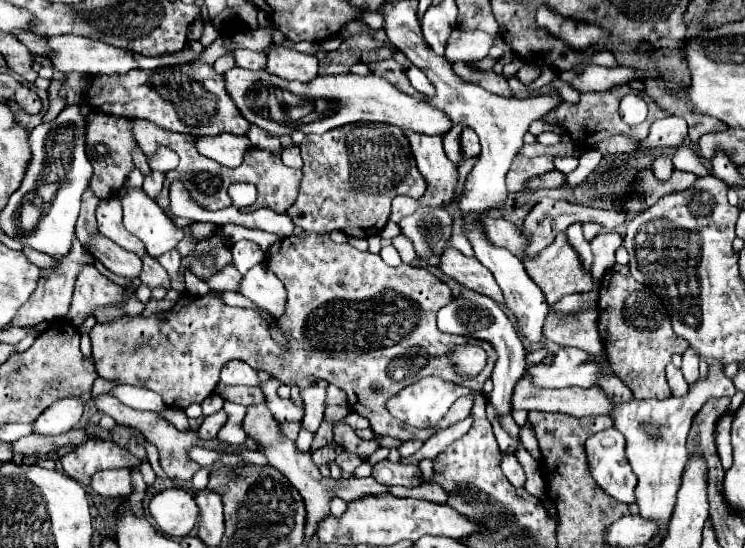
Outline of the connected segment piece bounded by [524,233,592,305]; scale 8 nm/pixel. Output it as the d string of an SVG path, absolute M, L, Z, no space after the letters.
M560 233L552 245L548 245L548 249L544 249L538 257L534 259L526 259L524 267L530 275L530 279L542 289L542 293L546 295L546 301L552 305L556 303L562 295L568 293L584 293L592 289L592 277L590 273L584 269L580 255L576 253L576 249L568 243L566 233Z

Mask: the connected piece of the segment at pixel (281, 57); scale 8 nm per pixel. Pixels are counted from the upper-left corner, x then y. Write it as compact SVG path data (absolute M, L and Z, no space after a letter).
M270 45L266 49L266 55L268 55L266 71L282 79L288 79L288 81L296 79L296 81L308 83L318 75L318 61L314 55L306 55L296 49L278 47L278 45Z

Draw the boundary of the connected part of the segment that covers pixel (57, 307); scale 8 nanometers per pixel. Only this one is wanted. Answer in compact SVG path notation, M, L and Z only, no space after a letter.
M74 239L72 243L72 251L68 255L64 255L64 259L58 259L58 265L52 269L42 269L44 275L40 275L40 283L36 287L36 291L30 295L28 303L24 303L24 307L20 309L20 313L12 319L10 325L18 325L18 327L30 327L30 325L38 325L40 321L54 321L54 319L62 319L68 315L70 309L70 301L72 301L72 291L74 291L74 281L78 277L78 271L82 265L92 263L92 255L80 245L78 239Z

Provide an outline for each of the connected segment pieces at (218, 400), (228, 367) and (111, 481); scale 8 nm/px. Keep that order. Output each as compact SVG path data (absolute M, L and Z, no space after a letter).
M210 393L210 395L202 401L204 417L208 417L208 415L212 415L212 413L220 411L220 409L222 409L222 405L224 405L224 399L222 399L222 397L218 397L216 393Z
M232 359L222 367L220 383L224 385L260 385L260 379L258 379L258 373L252 367L248 367L244 361Z
M110 469L110 471L96 471L90 481L90 489L102 497L128 497L132 493L130 471L128 469Z

